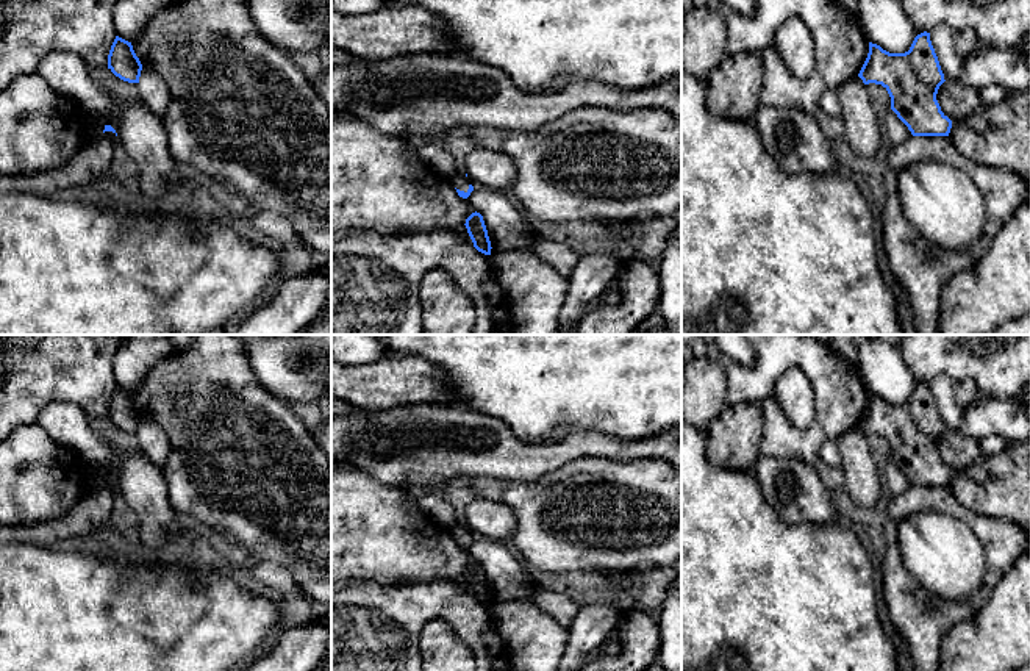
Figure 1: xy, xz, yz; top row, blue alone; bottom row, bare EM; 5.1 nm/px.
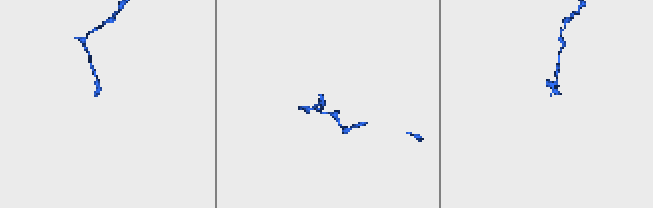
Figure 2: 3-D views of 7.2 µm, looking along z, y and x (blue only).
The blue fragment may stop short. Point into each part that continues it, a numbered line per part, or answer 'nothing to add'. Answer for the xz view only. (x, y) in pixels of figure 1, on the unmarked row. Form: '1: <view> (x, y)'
1: xz (458, 531)

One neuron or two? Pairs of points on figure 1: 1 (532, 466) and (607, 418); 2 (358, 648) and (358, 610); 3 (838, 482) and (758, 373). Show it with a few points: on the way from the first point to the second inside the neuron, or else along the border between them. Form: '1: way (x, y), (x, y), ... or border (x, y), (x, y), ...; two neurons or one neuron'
1: border (622, 438), (594, 432), (572, 432), (550, 440); two neurons
2: way (358, 638), (358, 620); one neuron
3: way (810, 455), (774, 419), (766, 401); one neuron

